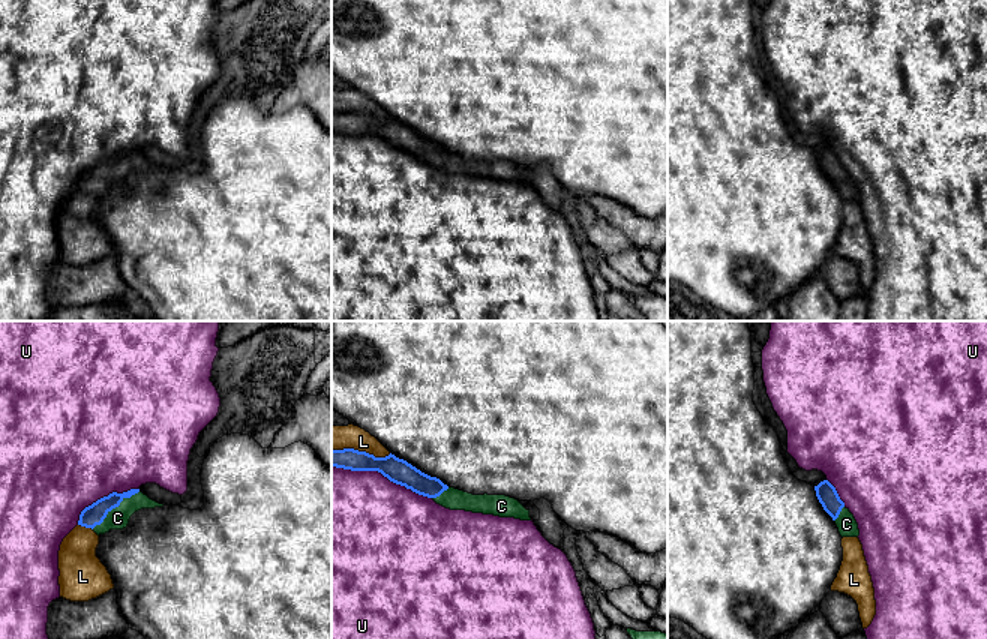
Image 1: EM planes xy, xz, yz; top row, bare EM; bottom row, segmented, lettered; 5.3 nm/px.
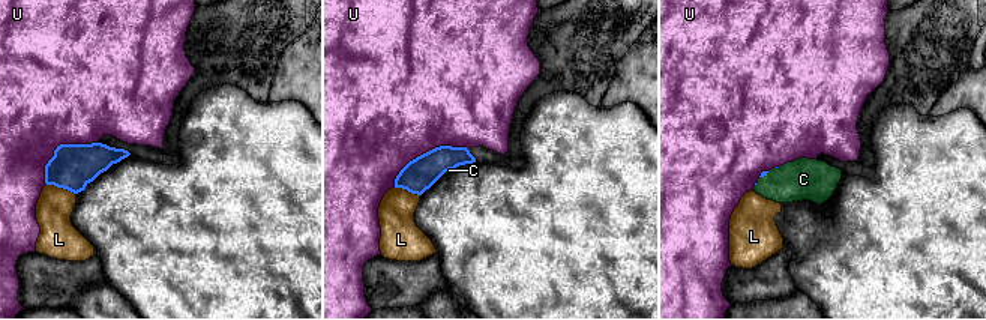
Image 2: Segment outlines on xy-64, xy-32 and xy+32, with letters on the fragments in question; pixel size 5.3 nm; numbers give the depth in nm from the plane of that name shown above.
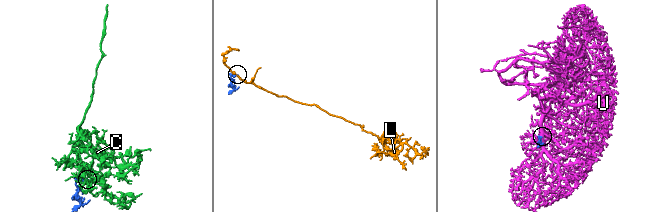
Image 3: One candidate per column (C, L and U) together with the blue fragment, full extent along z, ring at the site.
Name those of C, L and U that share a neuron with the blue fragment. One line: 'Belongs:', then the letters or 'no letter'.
Belongs: C

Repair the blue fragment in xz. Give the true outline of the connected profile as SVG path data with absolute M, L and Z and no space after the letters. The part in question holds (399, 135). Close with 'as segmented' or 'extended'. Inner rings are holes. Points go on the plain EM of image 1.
M332 112L332 130L351 135L378 135L390 146L405 150L418 159L432 162L436 168L450 174L531 184L530 174L514 162L488 158L472 159L448 152L440 142L422 136L392 117L386 122L375 122L374 118L354 112Z | extended

